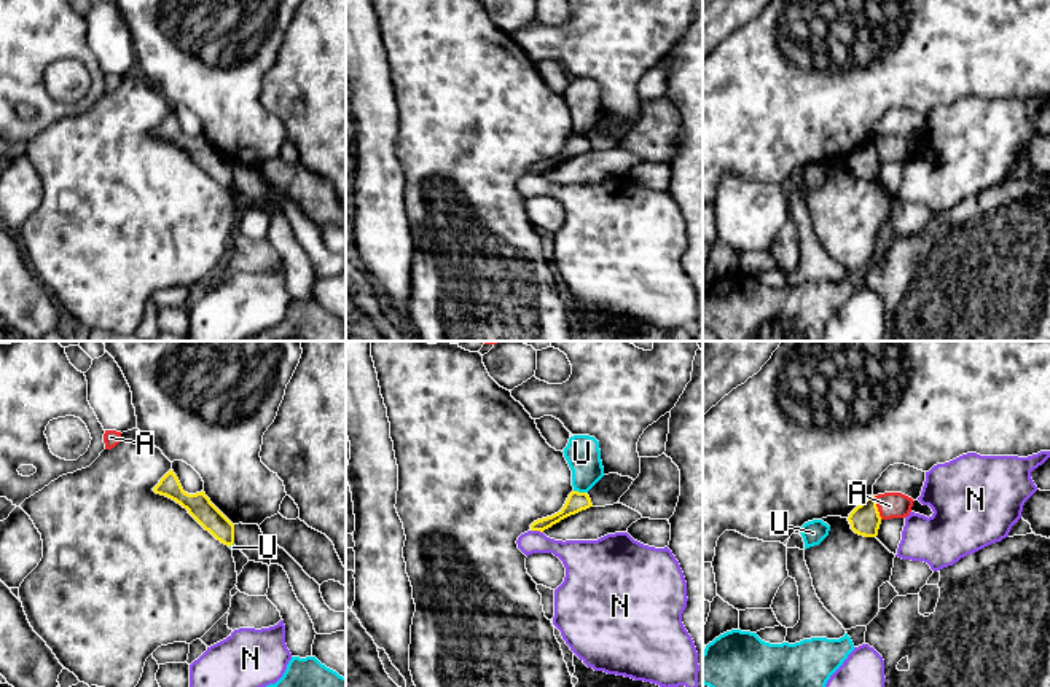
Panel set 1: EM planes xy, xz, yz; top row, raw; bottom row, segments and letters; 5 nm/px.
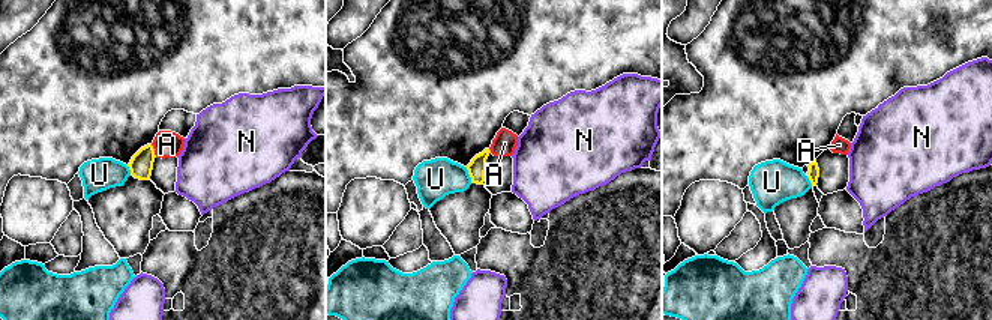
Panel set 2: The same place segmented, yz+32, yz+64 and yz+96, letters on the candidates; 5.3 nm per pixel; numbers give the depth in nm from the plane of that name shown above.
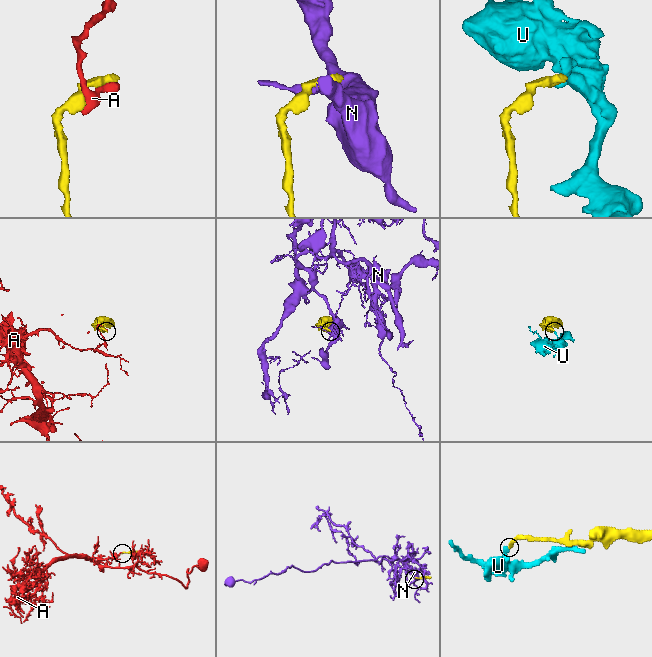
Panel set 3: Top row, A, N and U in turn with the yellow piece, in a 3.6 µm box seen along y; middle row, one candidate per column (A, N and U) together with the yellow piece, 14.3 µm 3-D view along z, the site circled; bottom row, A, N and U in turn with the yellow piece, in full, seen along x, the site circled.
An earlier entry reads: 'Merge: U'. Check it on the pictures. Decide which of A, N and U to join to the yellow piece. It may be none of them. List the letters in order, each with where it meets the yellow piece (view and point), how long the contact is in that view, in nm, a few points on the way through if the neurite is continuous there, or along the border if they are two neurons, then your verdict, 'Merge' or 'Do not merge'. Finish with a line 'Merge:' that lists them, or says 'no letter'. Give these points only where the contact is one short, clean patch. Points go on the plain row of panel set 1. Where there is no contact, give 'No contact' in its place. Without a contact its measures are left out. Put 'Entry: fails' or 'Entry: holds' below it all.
A: Touches yellow at yz (877, 150). Shared border 130 nm. Do not merge
N: Touches yellow at xz (537, 172). Shared border 70 nm. Do not merge
U: Touches yellow at xz (580, 136). Shared border 70 nm. Boundary: xz (574, 133), (585, 136). Do not merge
Merge: no letter
Entry: fails

